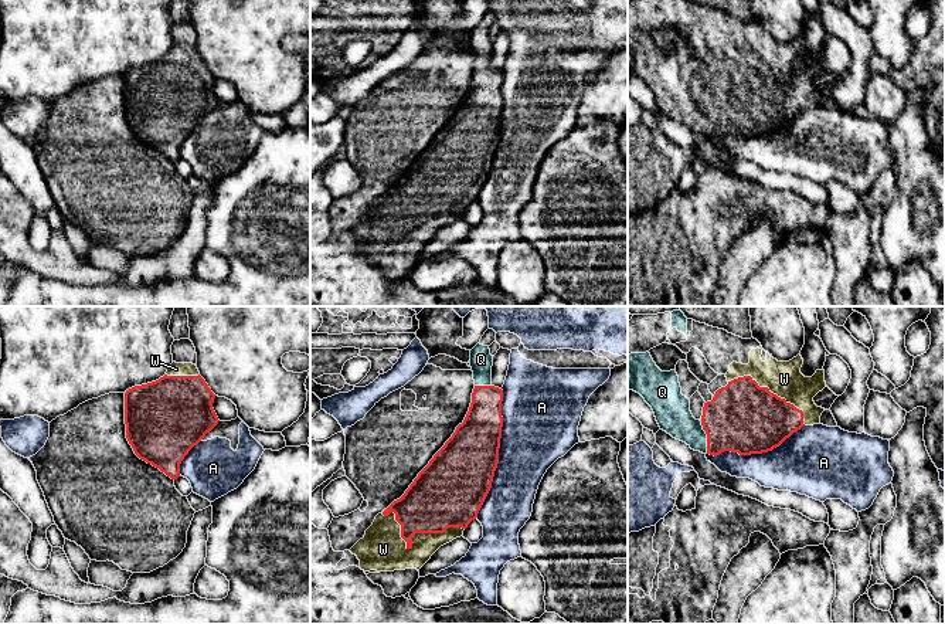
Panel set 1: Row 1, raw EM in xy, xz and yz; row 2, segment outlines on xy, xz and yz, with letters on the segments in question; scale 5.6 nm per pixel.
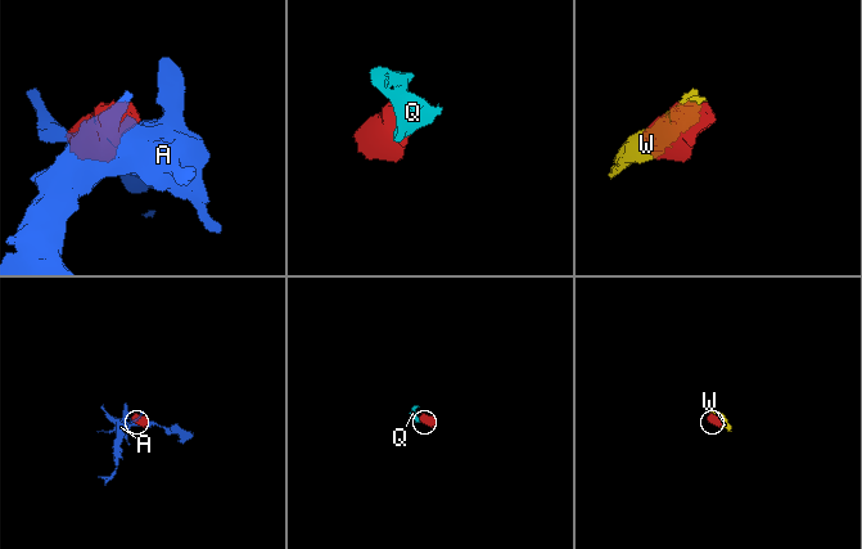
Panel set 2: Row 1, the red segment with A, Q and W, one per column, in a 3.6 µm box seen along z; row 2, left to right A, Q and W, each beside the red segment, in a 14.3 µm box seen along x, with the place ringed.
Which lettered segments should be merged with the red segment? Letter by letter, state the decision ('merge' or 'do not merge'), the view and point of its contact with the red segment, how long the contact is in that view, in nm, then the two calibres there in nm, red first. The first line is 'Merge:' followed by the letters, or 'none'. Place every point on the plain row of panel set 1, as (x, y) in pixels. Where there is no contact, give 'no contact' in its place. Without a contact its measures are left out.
Merge: Q, W
A: do not merge; contact xz (498, 136); length 750 nm; calibres 360 and 380 nm
Q: merge; contact yz (707, 119); length 190 nm; calibres 400 and 200 nm
W: merge; contact xz (411, 223); length 480 nm; calibres 320 and 260 nm

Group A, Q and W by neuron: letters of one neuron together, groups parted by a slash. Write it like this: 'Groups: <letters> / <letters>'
Groups: A / Q W

